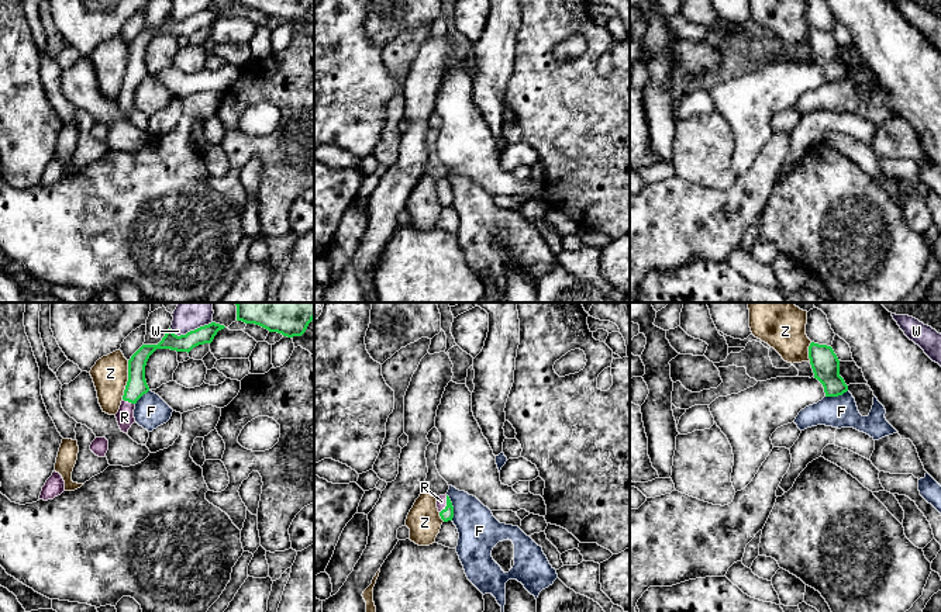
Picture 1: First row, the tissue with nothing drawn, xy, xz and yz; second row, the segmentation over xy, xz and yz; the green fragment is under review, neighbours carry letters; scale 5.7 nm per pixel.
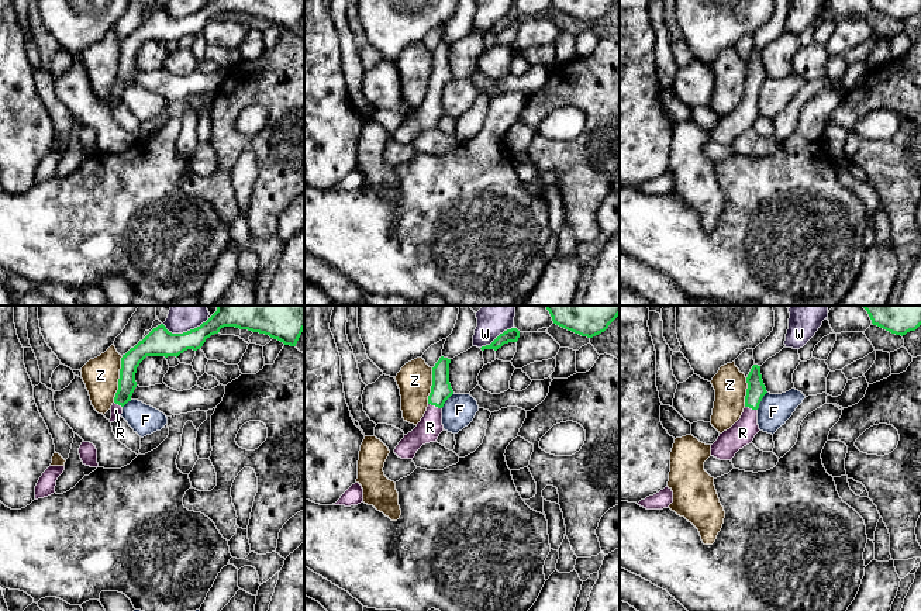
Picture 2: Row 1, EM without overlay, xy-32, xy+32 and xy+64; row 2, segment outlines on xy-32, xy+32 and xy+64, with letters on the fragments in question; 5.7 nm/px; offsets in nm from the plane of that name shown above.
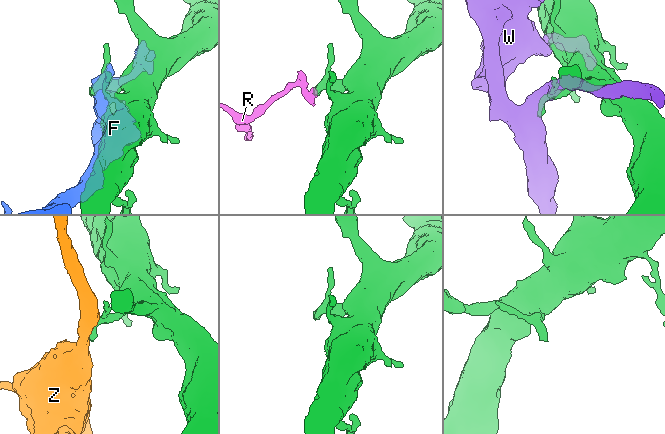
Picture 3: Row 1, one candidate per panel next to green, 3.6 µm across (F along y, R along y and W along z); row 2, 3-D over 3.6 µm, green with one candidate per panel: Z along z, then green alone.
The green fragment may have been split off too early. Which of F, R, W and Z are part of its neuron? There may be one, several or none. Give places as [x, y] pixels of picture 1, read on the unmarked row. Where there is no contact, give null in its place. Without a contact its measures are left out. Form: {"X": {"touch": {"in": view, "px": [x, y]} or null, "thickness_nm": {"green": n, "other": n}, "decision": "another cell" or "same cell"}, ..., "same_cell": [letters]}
{"F": {"touch": {"in": "xz", "px": [452, 192]}, "thickness_nm": {"green": 70, "other": 240}, "decision": "another cell"}, "R": {"touch": {"in": "xz", "px": [447, 189]}, "thickness_nm": {"green": 70, "other": 60}, "decision": "same cell"}, "W": {"touch": {"in": "xy", "px": [190, 16]}, "thickness_nm": {"green": 100, "other": 110}, "decision": "another cell"}, "Z": {"touch": {"in": "xy", "px": [128, 65]}, "thickness_nm": {"green": 120, "other": 200}, "decision": "another cell"}, "same_cell": ["R"]}

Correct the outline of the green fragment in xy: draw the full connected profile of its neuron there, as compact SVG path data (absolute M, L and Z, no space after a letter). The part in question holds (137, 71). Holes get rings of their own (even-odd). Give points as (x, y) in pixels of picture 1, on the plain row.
M211 7L200 11L186 20L175 20L169 13L158 30L142 30L128 45L128 66L124 75L123 86L116 98L121 117L128 118L128 114L135 107L134 94L137 86L149 76L145 65L145 51L149 41L156 34L170 34L176 37L190 37L193 32L204 28L211 28L218 15L224 10Z

